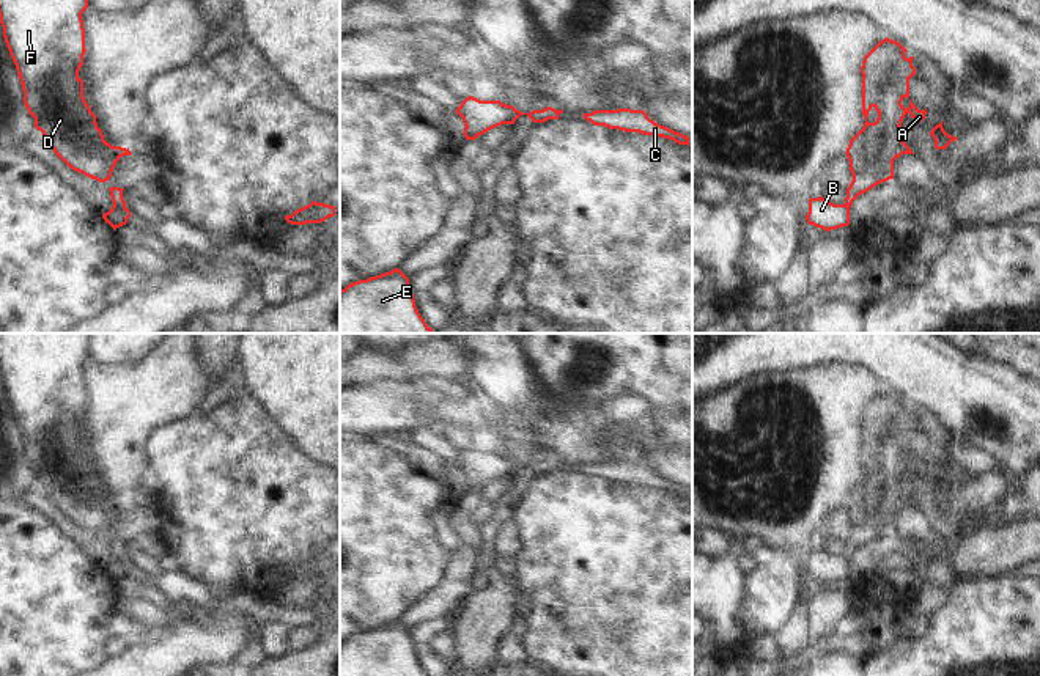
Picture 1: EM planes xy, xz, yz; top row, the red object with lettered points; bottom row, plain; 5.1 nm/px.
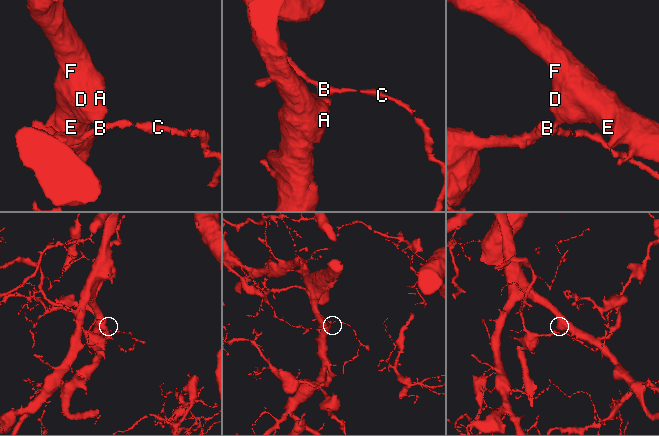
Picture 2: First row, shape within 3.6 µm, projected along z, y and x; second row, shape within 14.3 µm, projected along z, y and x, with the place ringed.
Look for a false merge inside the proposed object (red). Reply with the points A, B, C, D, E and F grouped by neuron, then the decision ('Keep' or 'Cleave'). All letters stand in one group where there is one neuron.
Groups: A D E F / B C. Cleave

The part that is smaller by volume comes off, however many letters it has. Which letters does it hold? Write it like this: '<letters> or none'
B, C

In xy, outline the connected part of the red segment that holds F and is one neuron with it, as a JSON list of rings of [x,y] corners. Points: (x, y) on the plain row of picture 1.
[[[0,333],[3,390],[22,435],[24,456],[35,470],[35,479],[69,520],[105,535],[112,530],[116,514],[132,505],[104,492],[96,467],[83,450],[79,423],[87,404],[82,373],[87,360],[87,333]]]

